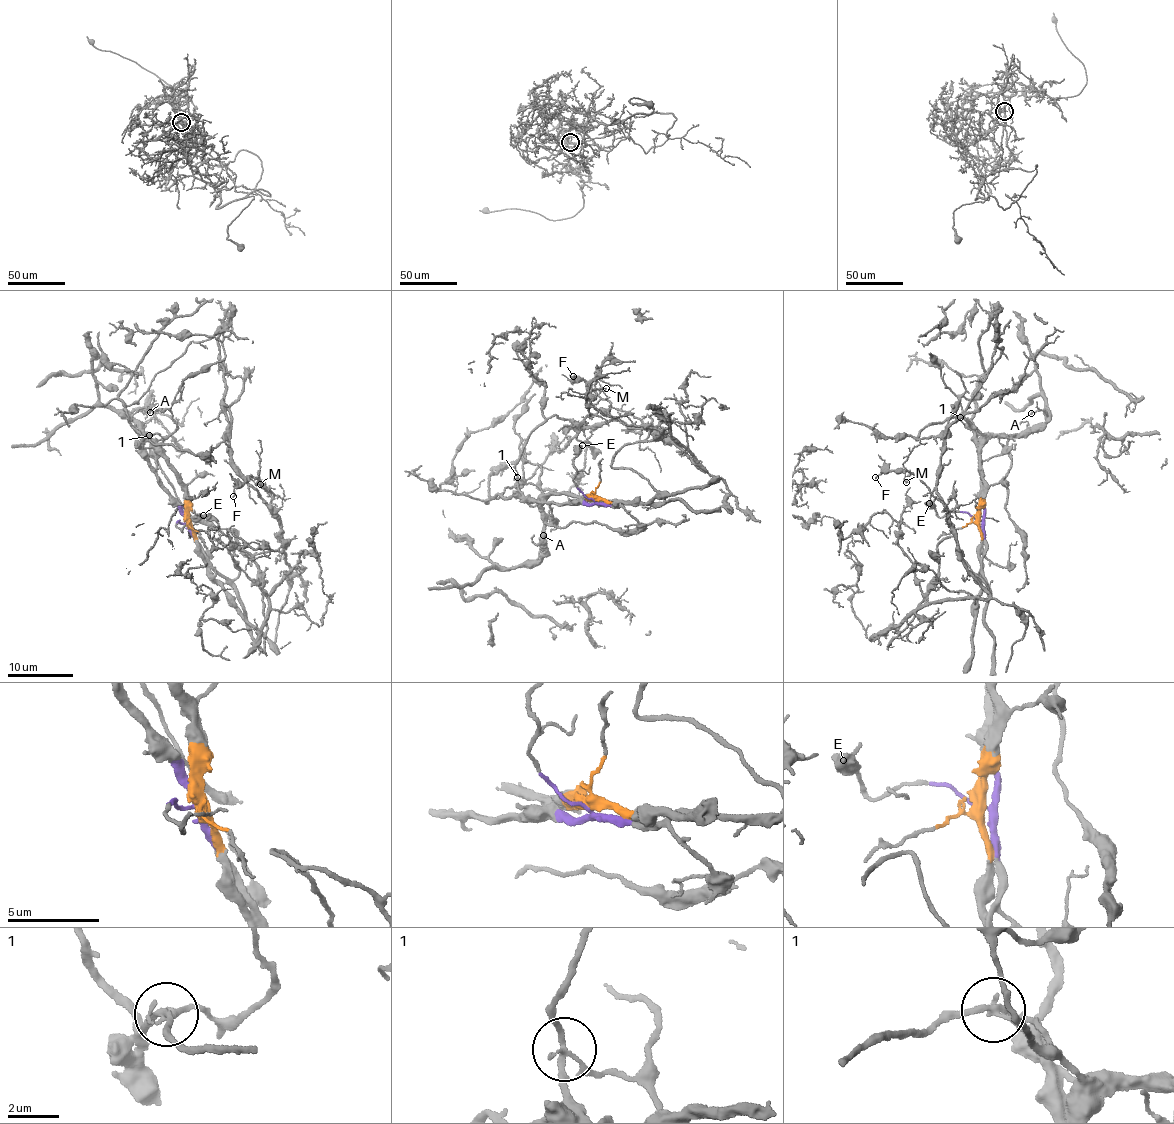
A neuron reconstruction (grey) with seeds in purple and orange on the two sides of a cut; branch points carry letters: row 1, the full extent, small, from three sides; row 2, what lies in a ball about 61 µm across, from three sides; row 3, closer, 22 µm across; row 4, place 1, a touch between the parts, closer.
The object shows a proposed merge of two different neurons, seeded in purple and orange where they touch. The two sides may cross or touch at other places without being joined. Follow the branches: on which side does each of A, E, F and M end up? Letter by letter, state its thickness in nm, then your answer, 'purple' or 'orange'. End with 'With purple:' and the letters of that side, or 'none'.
A: calibre 160 nm; orange
E: calibre 550 nm; purple
F: calibre 150 nm; purple
M: calibre 100 nm; purple
With purple: E, F, M

